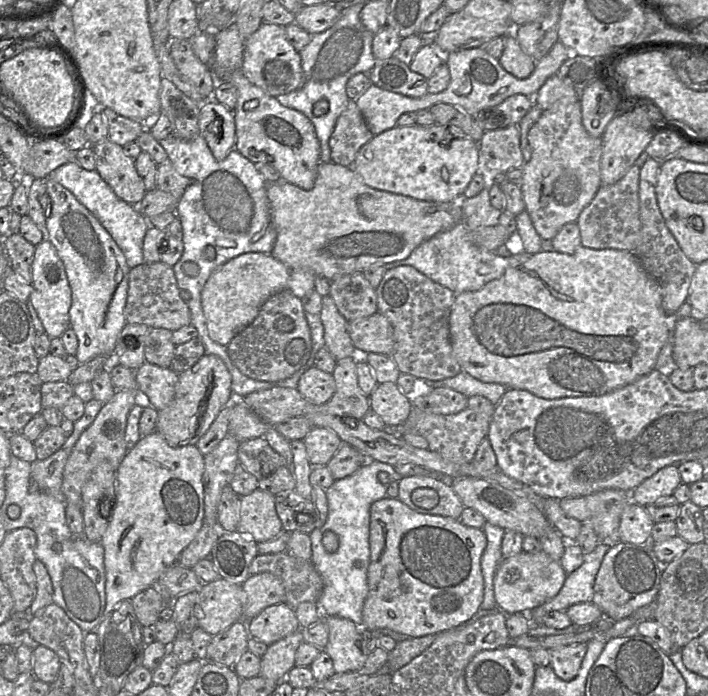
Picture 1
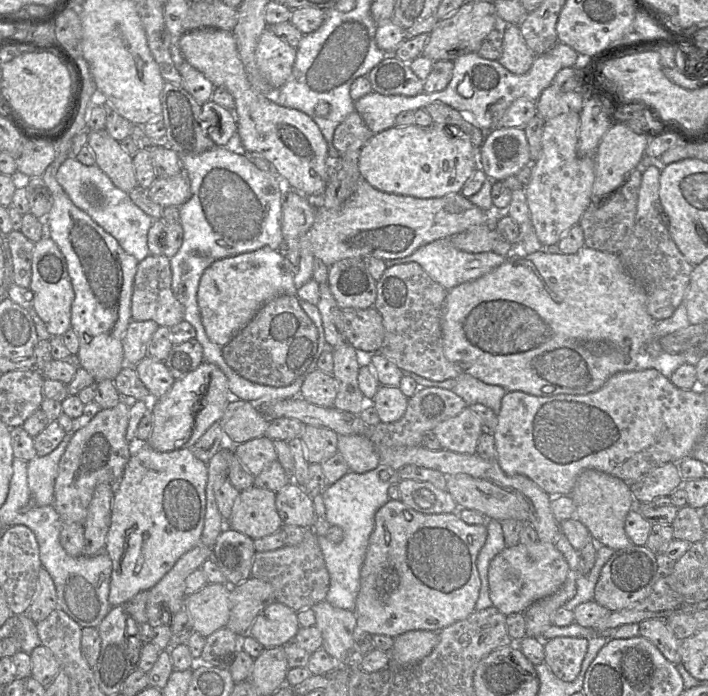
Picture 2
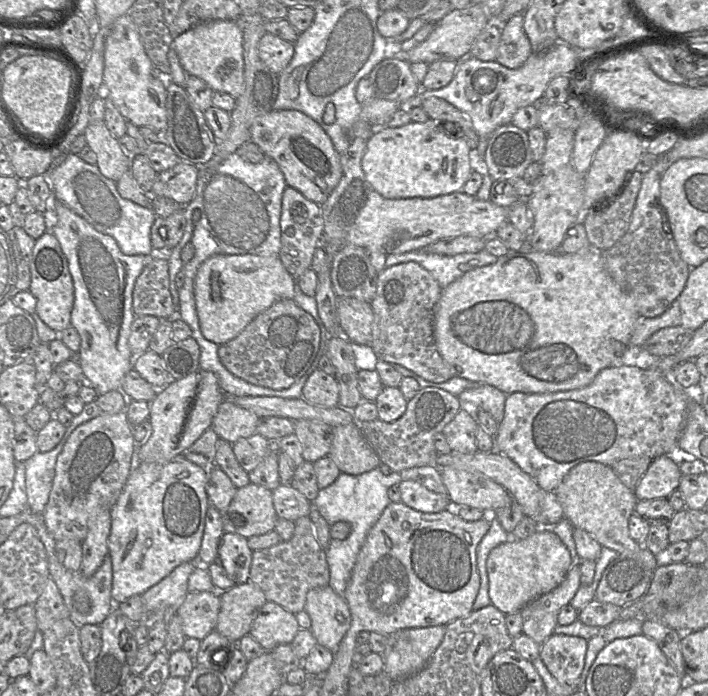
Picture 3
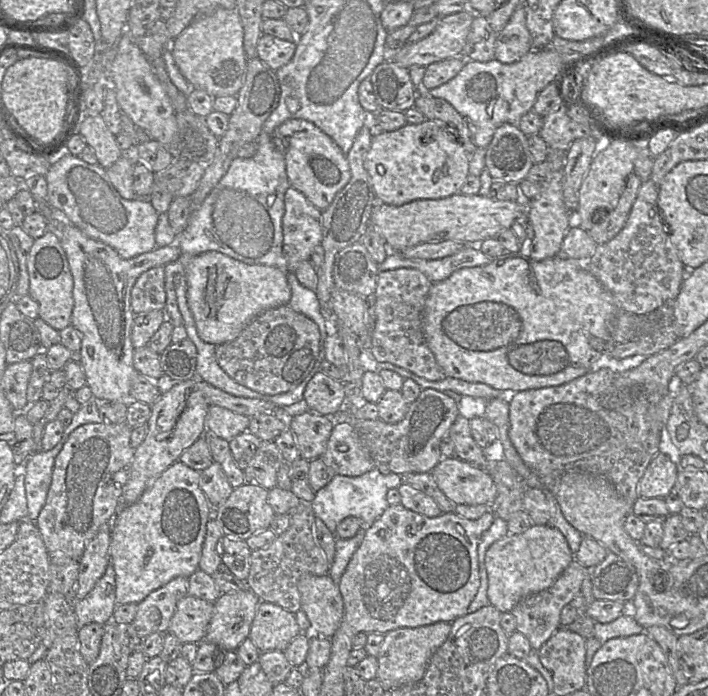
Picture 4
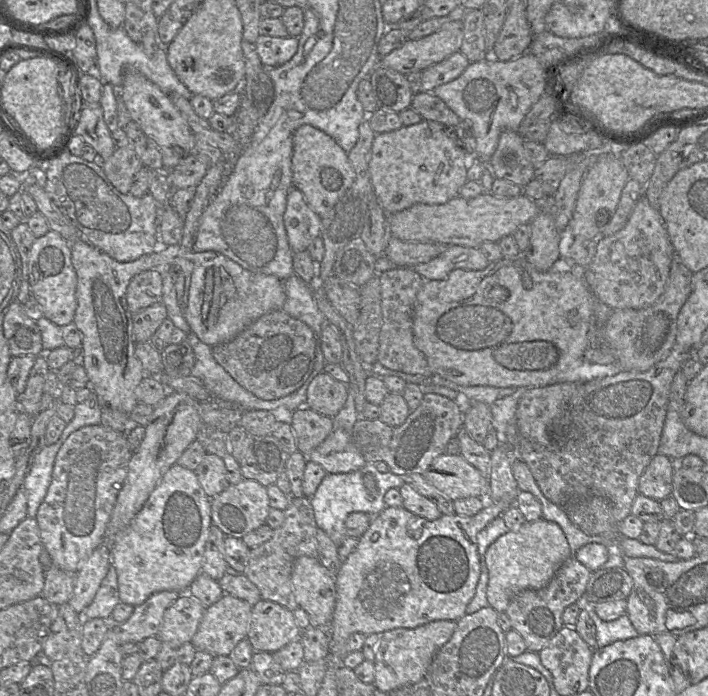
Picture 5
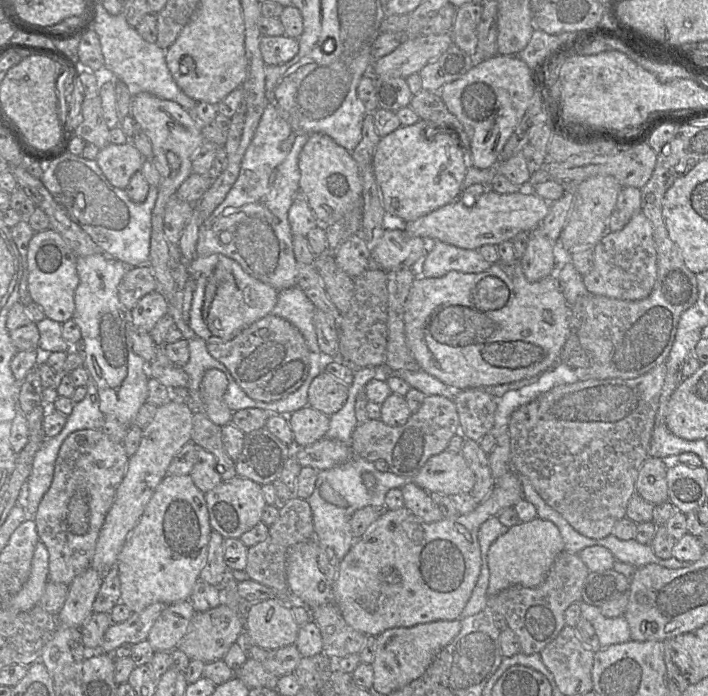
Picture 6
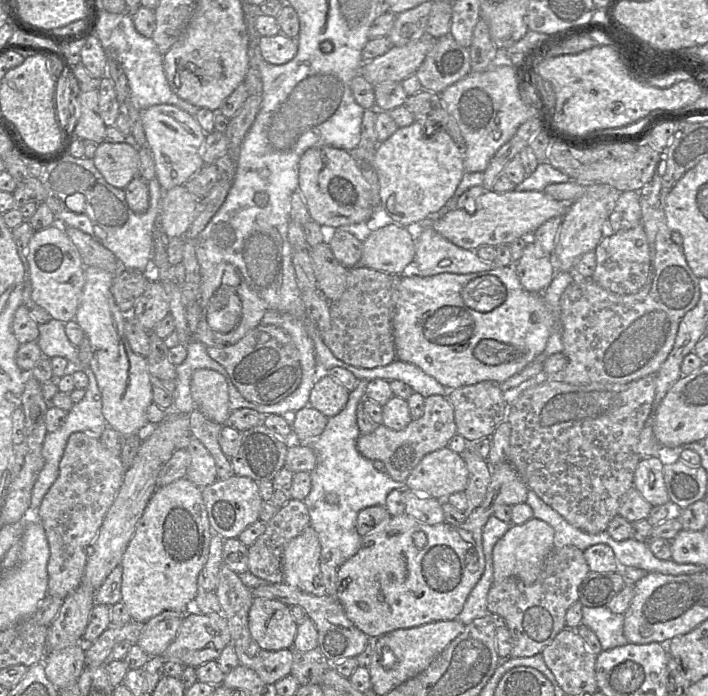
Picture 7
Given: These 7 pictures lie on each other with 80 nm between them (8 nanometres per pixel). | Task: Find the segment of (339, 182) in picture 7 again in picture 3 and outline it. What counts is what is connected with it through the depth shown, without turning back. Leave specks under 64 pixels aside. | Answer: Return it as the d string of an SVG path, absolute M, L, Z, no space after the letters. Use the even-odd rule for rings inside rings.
M270 111L254 120L250 135L250 141L278 164L287 186L298 190L308 200L321 205L339 183L342 175L340 154L322 127L304 113Z

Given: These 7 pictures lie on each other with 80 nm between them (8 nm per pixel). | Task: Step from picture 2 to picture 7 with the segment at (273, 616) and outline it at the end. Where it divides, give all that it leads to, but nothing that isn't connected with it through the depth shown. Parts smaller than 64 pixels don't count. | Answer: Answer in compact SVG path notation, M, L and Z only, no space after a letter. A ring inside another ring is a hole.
M256 597L248 614L252 638L265 650L292 649L297 626L290 606L278 600Z

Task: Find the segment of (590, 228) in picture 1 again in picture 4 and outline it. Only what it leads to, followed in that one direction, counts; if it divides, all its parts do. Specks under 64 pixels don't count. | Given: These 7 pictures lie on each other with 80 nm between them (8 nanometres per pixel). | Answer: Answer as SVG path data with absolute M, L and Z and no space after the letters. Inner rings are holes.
M631 173L615 209L609 211L603 221L594 224L588 231L598 245L609 242L624 228L641 185L641 178Z

